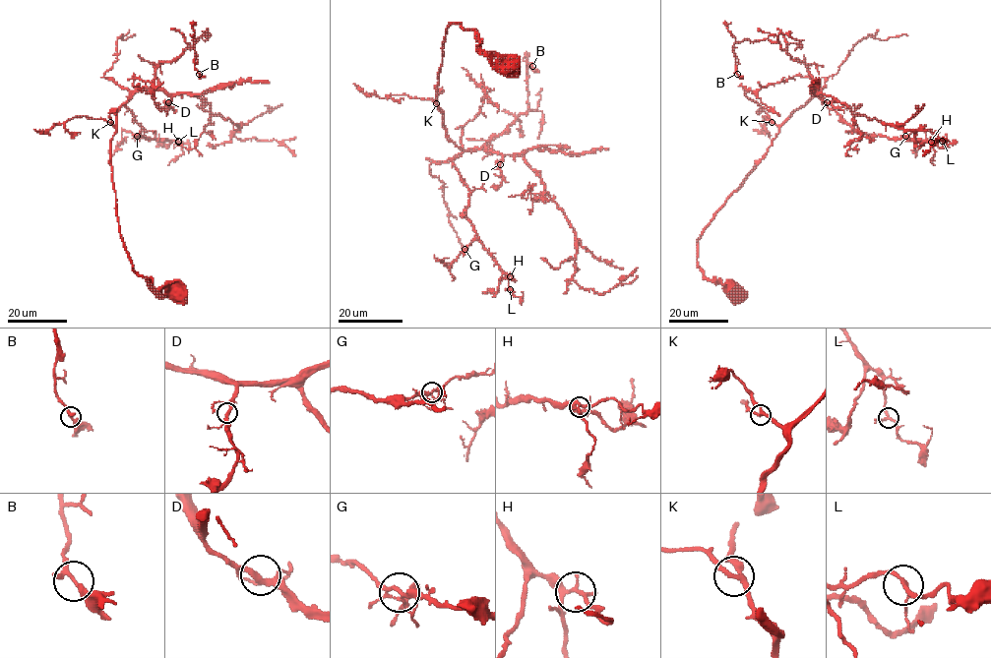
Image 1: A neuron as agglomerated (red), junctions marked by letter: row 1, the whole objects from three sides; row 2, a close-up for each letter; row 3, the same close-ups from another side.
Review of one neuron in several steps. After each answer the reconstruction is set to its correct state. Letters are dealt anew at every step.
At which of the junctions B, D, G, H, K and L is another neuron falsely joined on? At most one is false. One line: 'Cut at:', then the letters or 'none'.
Cut at: none

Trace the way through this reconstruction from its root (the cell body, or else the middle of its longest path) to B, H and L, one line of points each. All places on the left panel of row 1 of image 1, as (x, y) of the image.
B: (176, 294), (132, 268), (110, 140), (118, 109), (136, 91), (156, 89), (155, 69), (194, 38), (199, 74)
H: (176, 294), (133, 269), (120, 234), (110, 145), (116, 113), (134, 90), (126, 105), (138, 136), (178, 142)
L: (176, 294), (132, 268), (110, 140), (134, 90), (126, 105), (138, 136), (178, 141)

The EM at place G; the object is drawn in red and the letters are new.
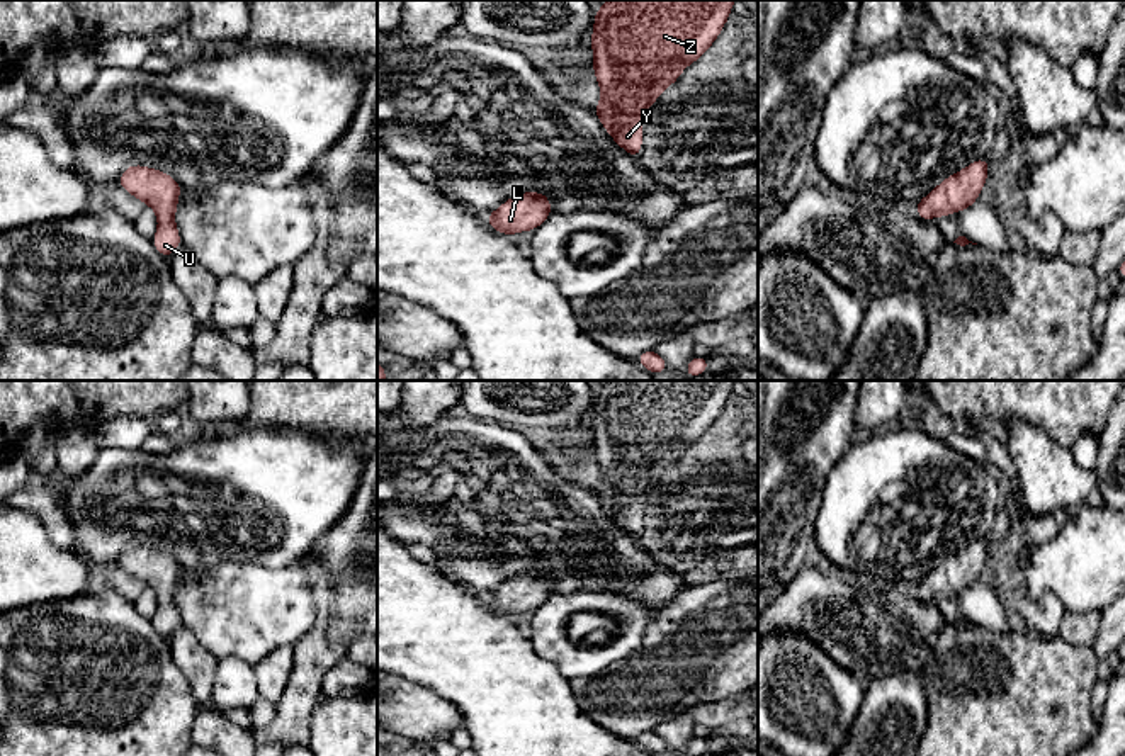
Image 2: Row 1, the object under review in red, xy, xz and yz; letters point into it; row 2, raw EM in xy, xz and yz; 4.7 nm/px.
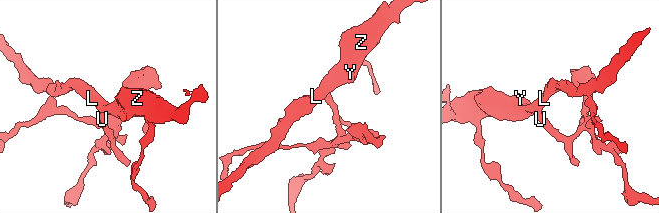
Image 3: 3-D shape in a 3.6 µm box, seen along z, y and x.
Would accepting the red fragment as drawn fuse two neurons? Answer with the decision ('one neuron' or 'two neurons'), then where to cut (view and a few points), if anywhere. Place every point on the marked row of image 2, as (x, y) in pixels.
one neuron; cut none

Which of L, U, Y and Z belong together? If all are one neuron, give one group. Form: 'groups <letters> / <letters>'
groups L U Y Z

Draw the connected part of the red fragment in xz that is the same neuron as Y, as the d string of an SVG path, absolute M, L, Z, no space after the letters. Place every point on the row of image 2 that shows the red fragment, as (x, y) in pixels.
M608 0L595 10L591 31L593 73L602 100L596 117L615 144L639 160L642 116L683 70L714 44L736 0Z

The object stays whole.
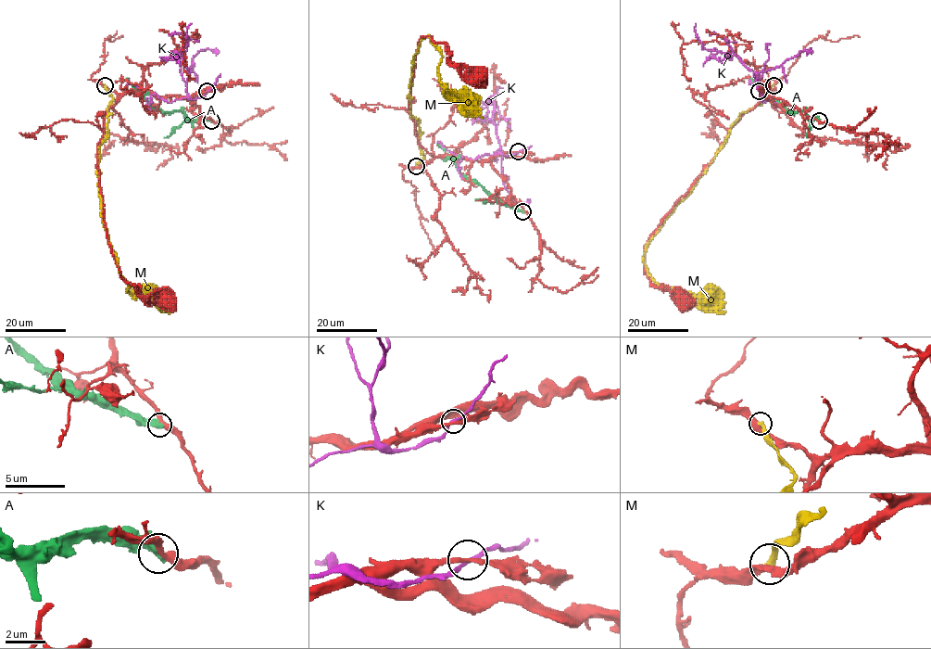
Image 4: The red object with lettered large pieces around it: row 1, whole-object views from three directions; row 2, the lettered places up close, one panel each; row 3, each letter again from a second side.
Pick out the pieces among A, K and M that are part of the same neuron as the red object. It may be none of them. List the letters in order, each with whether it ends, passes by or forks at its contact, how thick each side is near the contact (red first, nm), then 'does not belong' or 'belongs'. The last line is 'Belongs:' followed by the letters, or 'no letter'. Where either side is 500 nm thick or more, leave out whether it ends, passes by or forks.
A: it ends; calibres 340 and 460 nm; does not belong
K: it passes by; calibres 240 and 180 nm; does not belong
M: it ends; calibres 320 and 320 nm; does not belong
Belongs: no letter

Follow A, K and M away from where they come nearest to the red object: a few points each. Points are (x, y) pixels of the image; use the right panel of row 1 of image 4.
A: (819, 120), (811, 120), (803, 111), (791, 112), (750, 78)
K: (759, 91), (762, 98), (757, 76), (735, 56), (706, 49), (697, 36), (696, 23)
M: (773, 85), (732, 124), (714, 160), (644, 256), (655, 282), (725, 311)

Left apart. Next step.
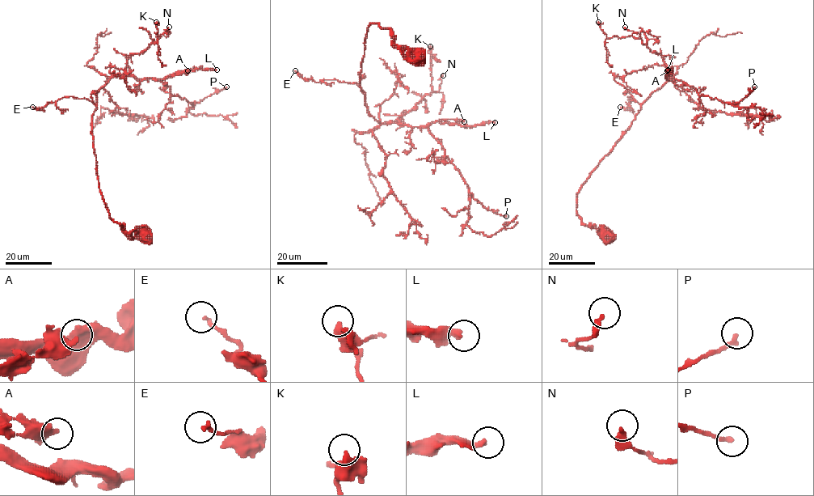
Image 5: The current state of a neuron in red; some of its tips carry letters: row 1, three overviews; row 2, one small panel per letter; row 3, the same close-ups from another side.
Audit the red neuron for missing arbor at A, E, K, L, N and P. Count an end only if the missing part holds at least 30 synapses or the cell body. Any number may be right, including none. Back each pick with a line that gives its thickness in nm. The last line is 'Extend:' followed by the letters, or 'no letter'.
A: 400 nm
L: 280 nm
Extend: A, L

